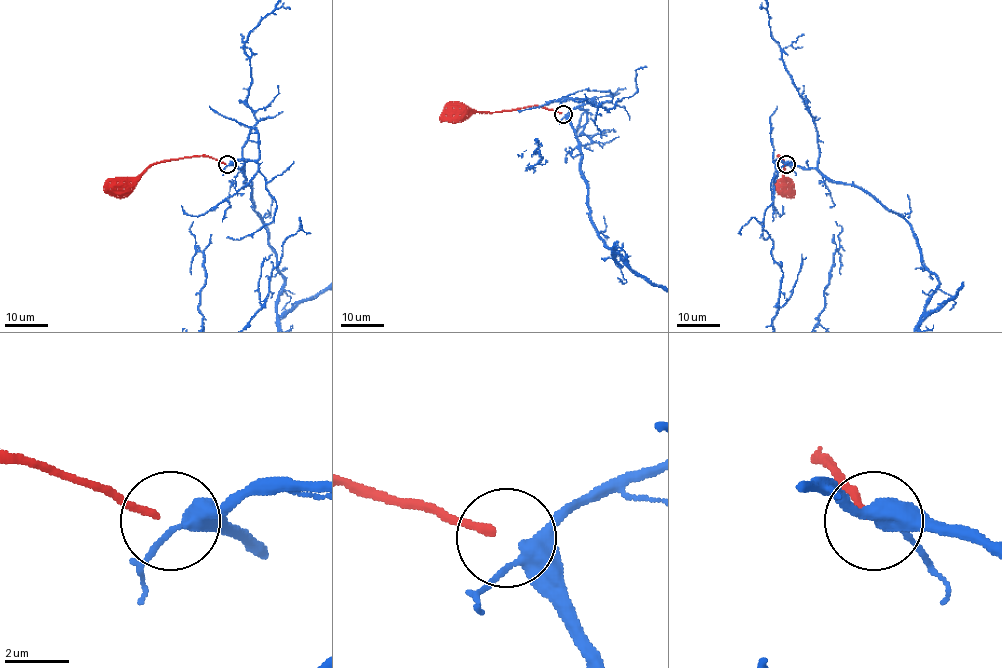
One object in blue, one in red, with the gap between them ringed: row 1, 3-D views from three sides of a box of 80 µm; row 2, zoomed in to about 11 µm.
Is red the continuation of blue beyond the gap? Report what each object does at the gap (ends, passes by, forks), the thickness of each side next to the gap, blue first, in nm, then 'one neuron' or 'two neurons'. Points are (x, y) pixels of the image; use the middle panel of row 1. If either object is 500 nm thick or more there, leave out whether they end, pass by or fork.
blue forks; red ends; calibres 380 and 240 nm; one neuron

